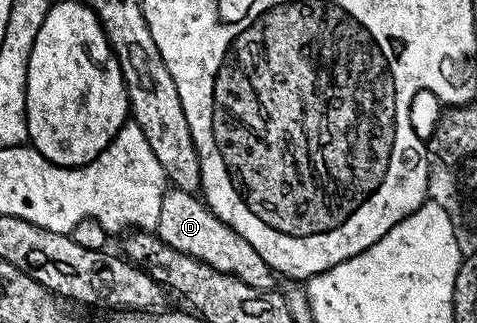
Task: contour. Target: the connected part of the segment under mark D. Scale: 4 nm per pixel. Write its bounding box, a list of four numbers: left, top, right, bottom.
[155,191,275,290]

